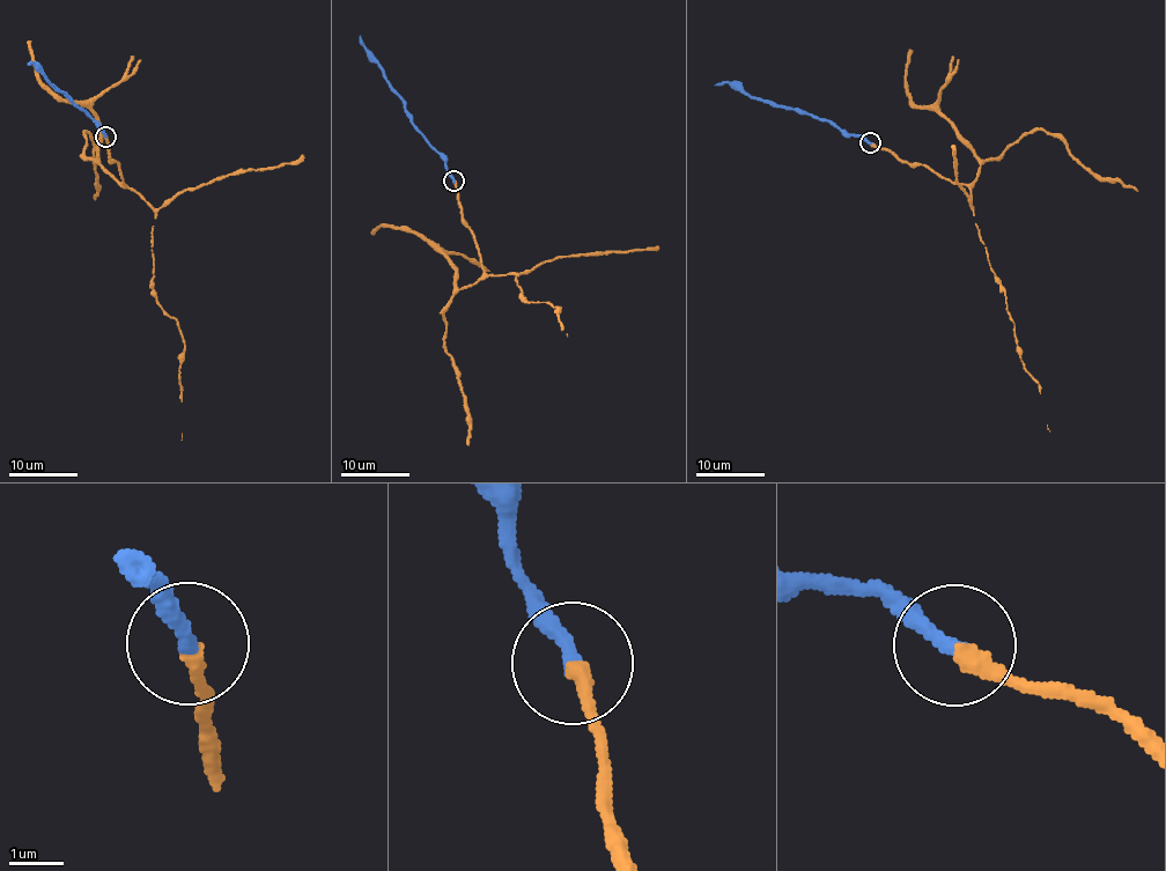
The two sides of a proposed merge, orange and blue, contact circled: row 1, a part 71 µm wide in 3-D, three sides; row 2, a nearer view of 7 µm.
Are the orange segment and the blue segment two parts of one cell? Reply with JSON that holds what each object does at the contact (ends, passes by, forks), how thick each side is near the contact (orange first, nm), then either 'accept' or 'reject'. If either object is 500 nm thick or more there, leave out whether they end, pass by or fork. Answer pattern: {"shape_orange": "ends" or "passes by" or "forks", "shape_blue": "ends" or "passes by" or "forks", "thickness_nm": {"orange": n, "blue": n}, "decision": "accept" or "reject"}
{"shape_orange": "ends", "shape_blue": "ends", "thickness_nm": {"orange": 320, "blue": 320}, "decision": "accept"}

